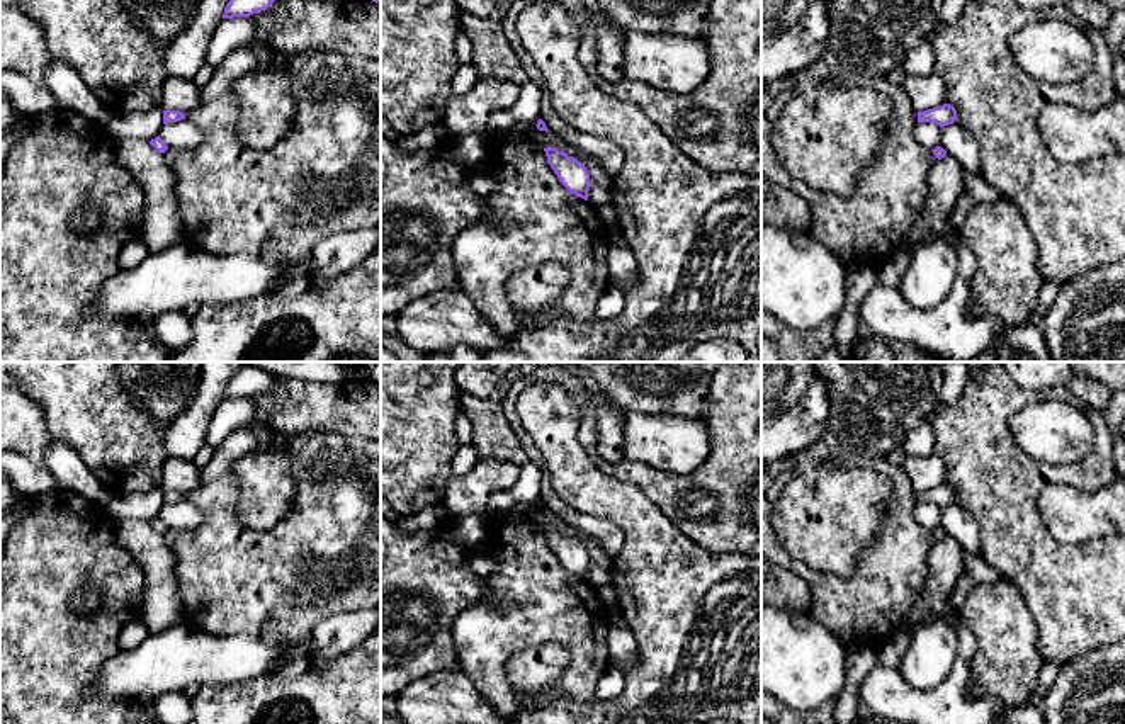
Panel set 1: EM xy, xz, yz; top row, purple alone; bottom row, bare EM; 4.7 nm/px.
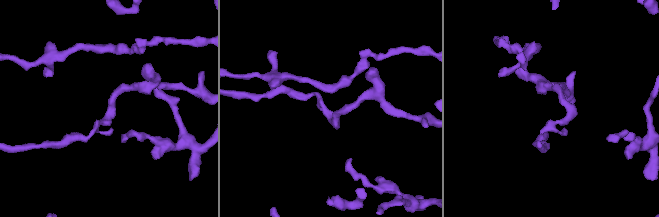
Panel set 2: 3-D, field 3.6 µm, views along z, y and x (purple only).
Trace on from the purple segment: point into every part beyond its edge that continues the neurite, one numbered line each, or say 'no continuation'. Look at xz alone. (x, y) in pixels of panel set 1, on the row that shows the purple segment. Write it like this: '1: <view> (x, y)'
no continuation

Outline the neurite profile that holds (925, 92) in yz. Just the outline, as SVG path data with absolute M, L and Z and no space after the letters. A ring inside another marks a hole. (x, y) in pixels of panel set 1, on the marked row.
M907 76L902 83L916 112L924 112L945 104L943 82L931 76Z

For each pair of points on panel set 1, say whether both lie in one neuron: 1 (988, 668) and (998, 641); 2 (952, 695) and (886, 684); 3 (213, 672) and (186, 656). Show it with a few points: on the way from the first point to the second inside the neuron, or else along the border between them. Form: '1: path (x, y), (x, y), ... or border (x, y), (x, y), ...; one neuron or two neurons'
1: path (994, 661), (998, 648); one neuron
2: path (935, 701), (903, 699); one neuron
3: path (206, 665), (197, 656), (192, 656); one neuron

